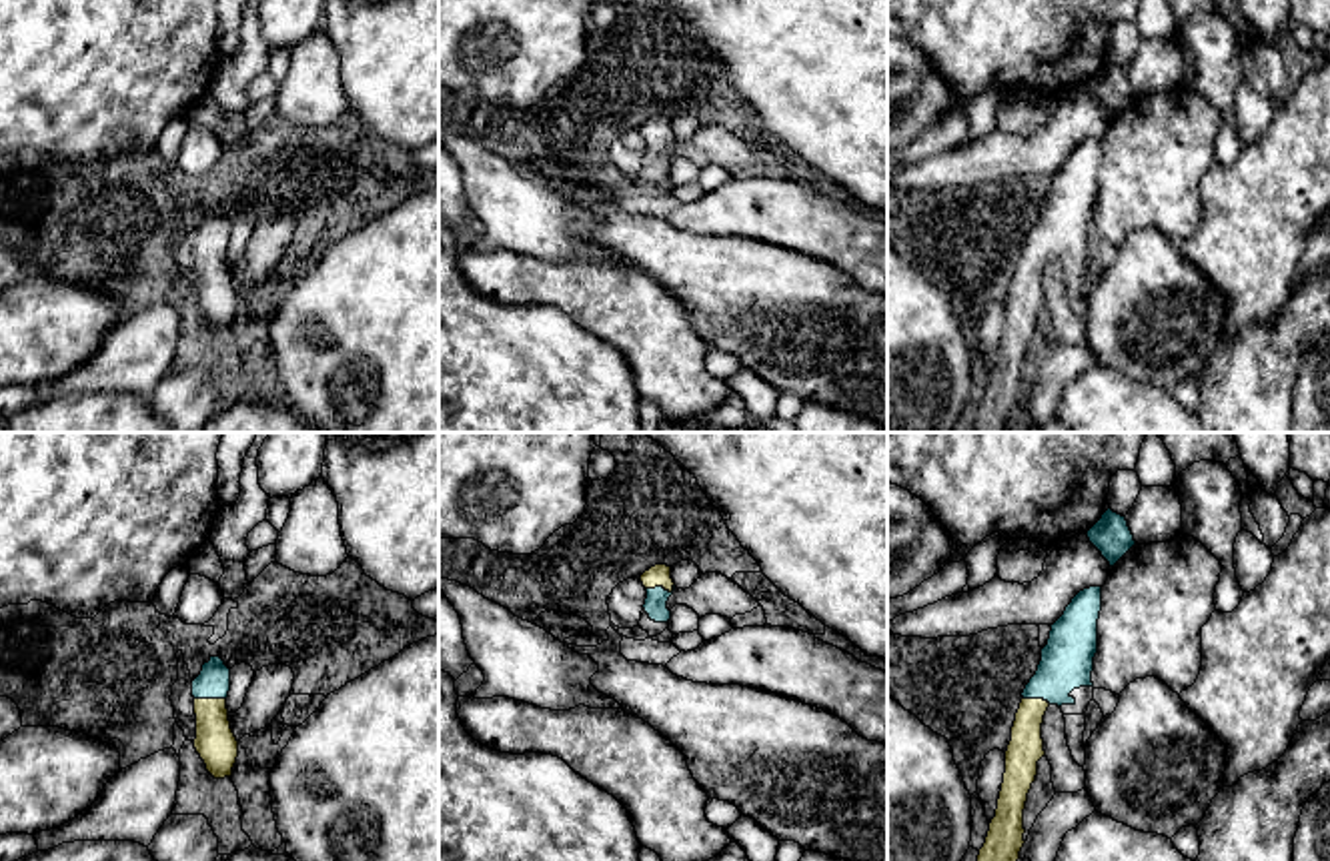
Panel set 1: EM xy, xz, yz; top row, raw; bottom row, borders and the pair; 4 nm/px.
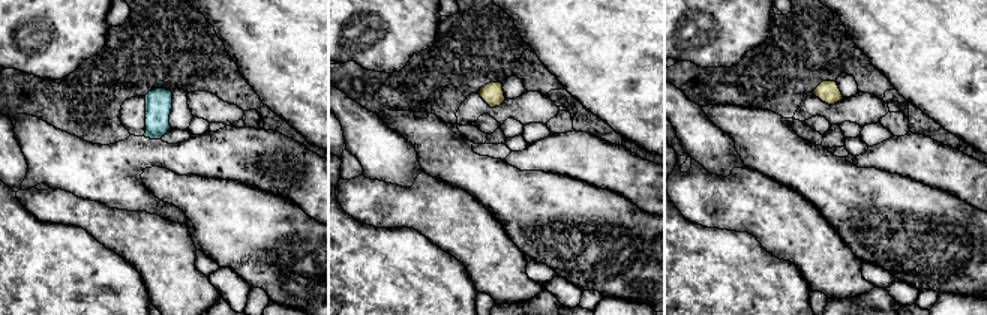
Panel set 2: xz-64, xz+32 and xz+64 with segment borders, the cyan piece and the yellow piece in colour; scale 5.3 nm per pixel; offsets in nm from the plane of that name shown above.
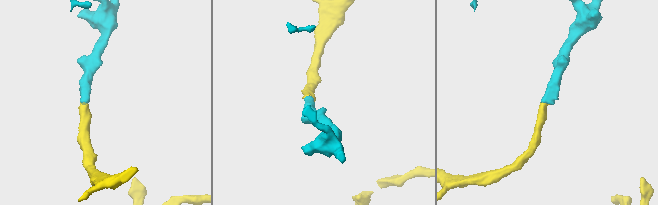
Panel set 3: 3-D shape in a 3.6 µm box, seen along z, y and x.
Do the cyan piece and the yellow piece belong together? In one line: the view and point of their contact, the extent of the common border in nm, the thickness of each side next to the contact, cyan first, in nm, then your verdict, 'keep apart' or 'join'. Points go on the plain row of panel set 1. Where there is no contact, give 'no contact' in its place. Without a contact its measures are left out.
meets cyan in xz at (661, 139); contact 120 nm long; 100 nm thick on the cyan side, 90 nm on the other; join

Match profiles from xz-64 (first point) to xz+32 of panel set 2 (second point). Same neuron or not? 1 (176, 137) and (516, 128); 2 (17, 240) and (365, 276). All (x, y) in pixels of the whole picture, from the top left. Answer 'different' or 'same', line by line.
1: different
2: same

